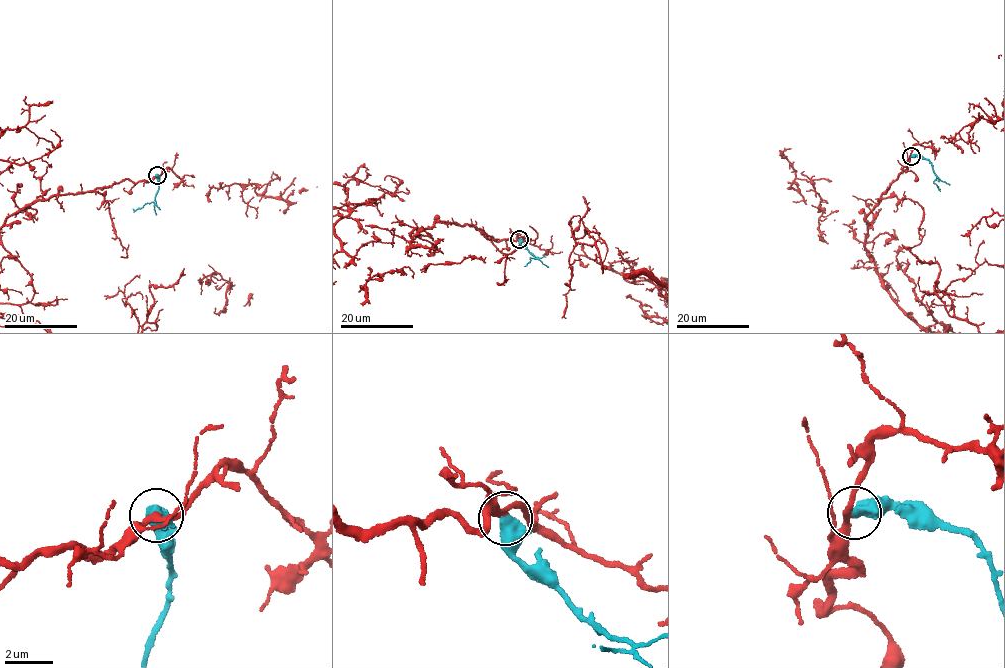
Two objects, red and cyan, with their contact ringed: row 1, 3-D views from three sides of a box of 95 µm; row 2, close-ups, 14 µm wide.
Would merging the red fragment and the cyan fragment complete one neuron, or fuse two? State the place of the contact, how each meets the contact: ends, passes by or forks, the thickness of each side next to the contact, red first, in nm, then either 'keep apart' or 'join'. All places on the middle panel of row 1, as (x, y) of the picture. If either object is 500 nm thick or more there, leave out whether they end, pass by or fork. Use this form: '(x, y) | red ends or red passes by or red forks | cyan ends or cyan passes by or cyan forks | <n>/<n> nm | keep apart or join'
(519, 239) | 240/600 nm | join

